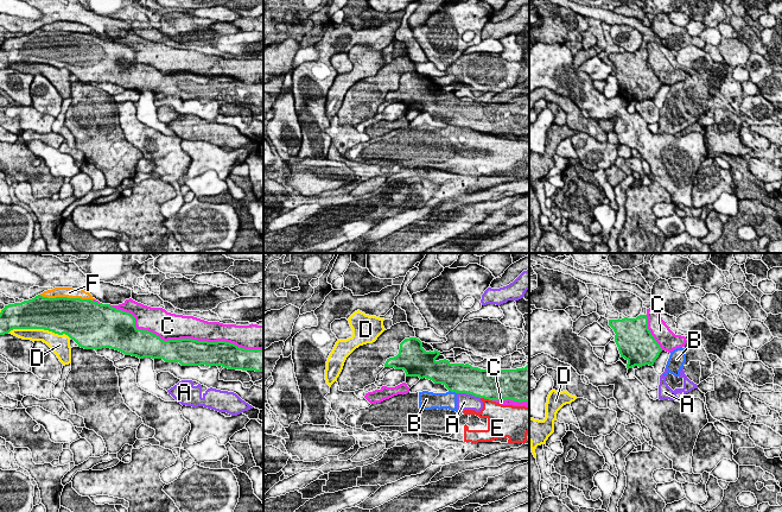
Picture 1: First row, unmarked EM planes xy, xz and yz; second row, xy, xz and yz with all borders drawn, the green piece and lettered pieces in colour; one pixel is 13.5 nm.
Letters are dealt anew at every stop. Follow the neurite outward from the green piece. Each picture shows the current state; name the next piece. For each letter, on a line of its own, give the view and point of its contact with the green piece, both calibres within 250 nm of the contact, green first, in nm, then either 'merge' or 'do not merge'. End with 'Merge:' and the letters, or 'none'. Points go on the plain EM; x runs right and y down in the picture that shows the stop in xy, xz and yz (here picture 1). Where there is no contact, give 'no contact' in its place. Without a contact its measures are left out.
A: xz (469, 127) | 400/220 nm | do not merge
B: xz (452, 125) | 400/220 nm | do not merge
C: xy (182, 73) | 380/360 nm | do not merge
D: xy (39, 62) | 440/200 nm | do not merge
E: xz (487, 132) | 420/280 nm | do not merge
F: xy (65, 31) | 500/140 nm | do not merge
Merge: none

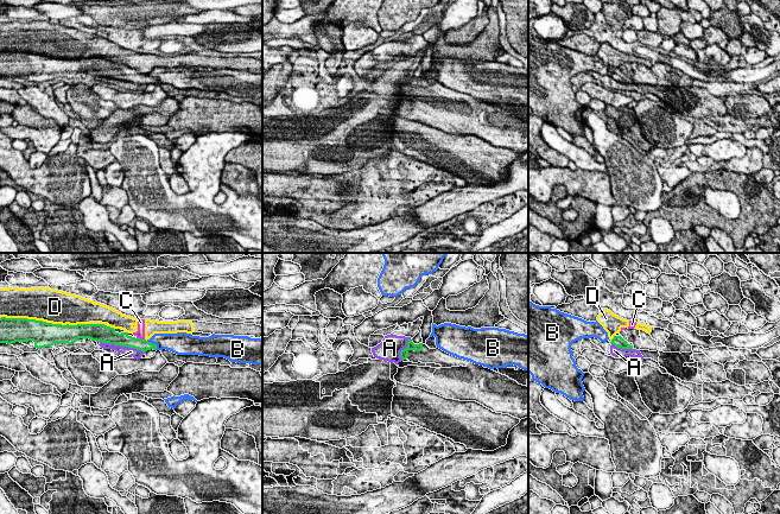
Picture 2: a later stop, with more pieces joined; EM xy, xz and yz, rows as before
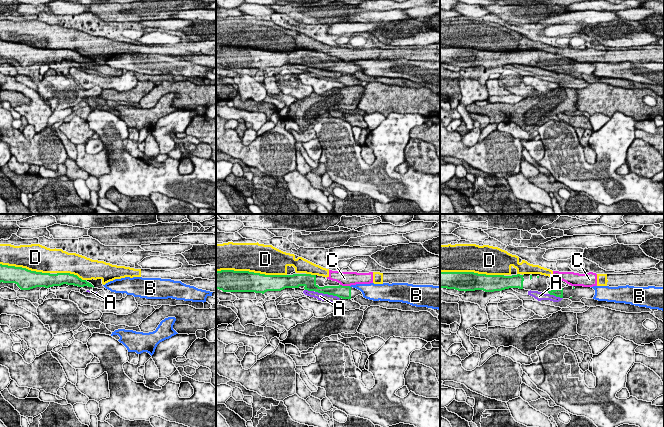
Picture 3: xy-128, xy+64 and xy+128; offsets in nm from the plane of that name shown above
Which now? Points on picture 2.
A: xy (122, 80) | 220/130 nm | do not merge
B: xy (152, 77) | 160/220 nm | do not merge
C: xy (139, 73) | 190/130 nm | do not merge
D: xy (45, 56) | 340/460 nm | do not merge
Merge: none

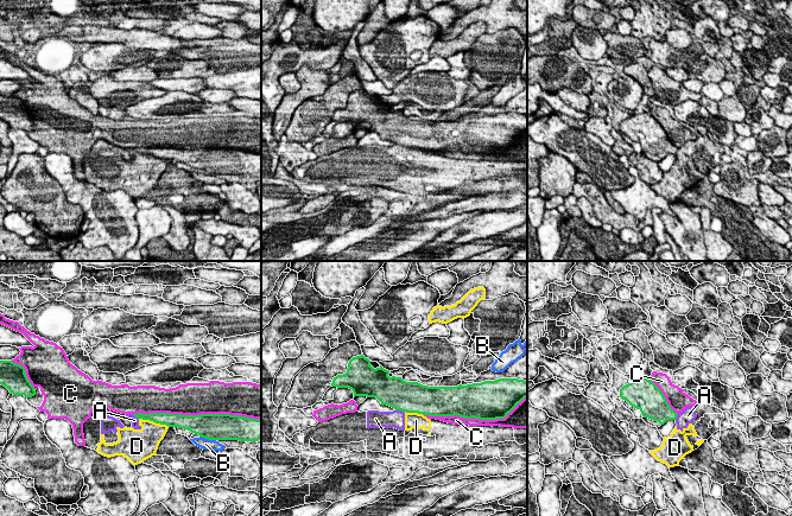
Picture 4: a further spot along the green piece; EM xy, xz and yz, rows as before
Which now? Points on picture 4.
A: xz (400, 144) | 420/240 nm | do not merge
B: xy (208, 172) | 360/160 nm | do not merge
C: xy (197, 150) | 360/440 nm | do not merge
D: xy (154, 155) | 190/320 nm | do not merge
Merge: none

